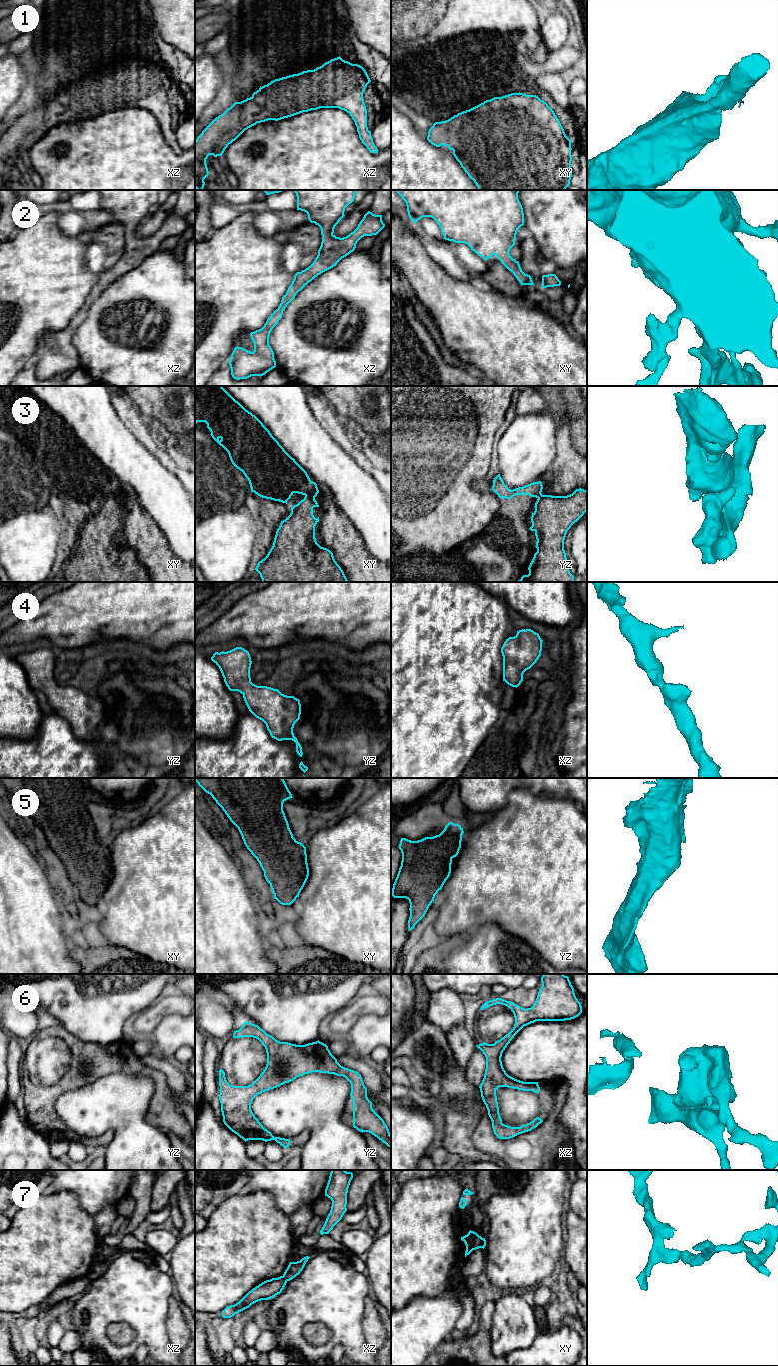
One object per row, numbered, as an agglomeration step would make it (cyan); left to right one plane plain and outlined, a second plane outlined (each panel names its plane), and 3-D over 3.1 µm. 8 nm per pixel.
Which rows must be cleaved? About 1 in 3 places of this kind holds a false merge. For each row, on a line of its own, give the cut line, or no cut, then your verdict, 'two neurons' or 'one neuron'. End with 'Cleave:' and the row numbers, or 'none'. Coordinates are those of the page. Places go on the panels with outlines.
1: no cut | one neuron
2: no cut | one neuron
3: xy (305, 495), (311, 495), (314, 498) | two neurons
4: no cut | one neuron
5: no cut | one neuron
6: no cut | one neuron
7: xz (282, 1276), (286, 1281) | two neurons
Cleave: 3, 7

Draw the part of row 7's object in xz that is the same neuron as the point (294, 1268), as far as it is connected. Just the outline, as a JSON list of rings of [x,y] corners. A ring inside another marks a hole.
[[[306,1256],[302,1258],[300,1261],[290,1262],[283,1274],[284,1279],[286,1281],[290,1281],[297,1275],[299,1275],[309,1258],[310,1258],[309,1256]]]

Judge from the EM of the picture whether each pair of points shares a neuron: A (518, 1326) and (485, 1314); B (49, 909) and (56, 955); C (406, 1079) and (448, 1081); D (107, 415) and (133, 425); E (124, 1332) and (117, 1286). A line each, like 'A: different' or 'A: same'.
A: different
B: same
C: different
D: different
E: different

